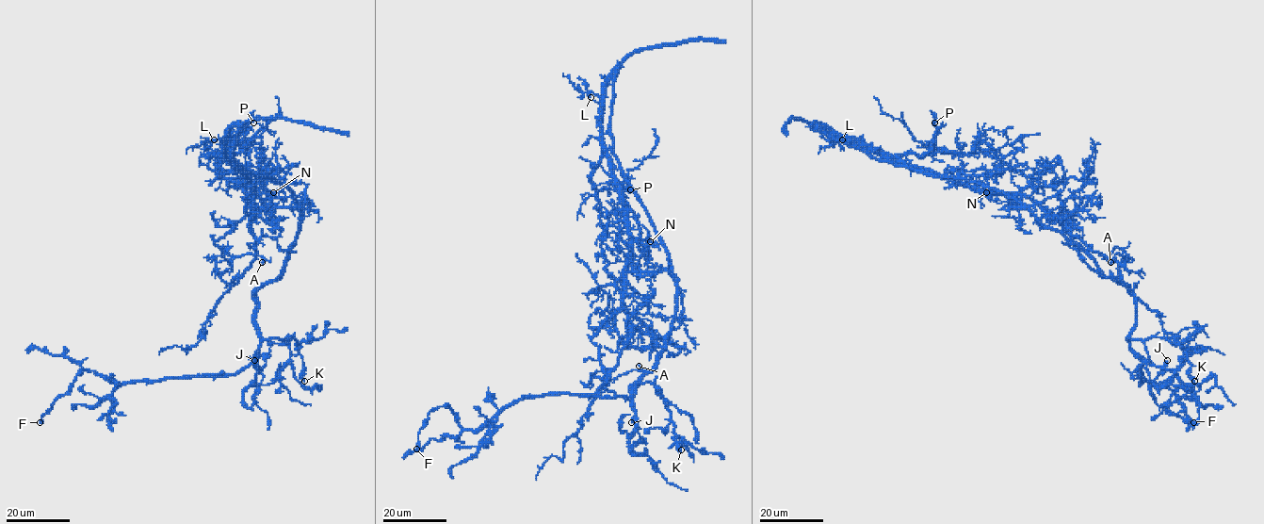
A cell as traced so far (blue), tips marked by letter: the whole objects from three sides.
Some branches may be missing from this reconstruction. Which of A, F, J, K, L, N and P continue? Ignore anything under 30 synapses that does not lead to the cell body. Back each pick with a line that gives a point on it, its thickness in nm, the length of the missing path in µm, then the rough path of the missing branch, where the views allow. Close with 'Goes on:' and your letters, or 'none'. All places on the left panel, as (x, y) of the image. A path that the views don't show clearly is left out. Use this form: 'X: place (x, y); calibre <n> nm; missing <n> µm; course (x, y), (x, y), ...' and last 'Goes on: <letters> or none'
Goes on: none

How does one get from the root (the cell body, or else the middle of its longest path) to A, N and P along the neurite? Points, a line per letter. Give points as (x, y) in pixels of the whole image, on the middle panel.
A: (670, 331), (674, 278), (640, 272), (630, 263), (623, 307), (592, 341), (607, 380), (639, 366)
N: (670, 331), (675, 305), (674, 278), (667, 271), (640, 272), (634, 265), (628, 210), (647, 230), (650, 241)
P: (670, 331), (674, 278), (634, 265), (625, 208), (603, 151), (592, 186), (630, 189)

